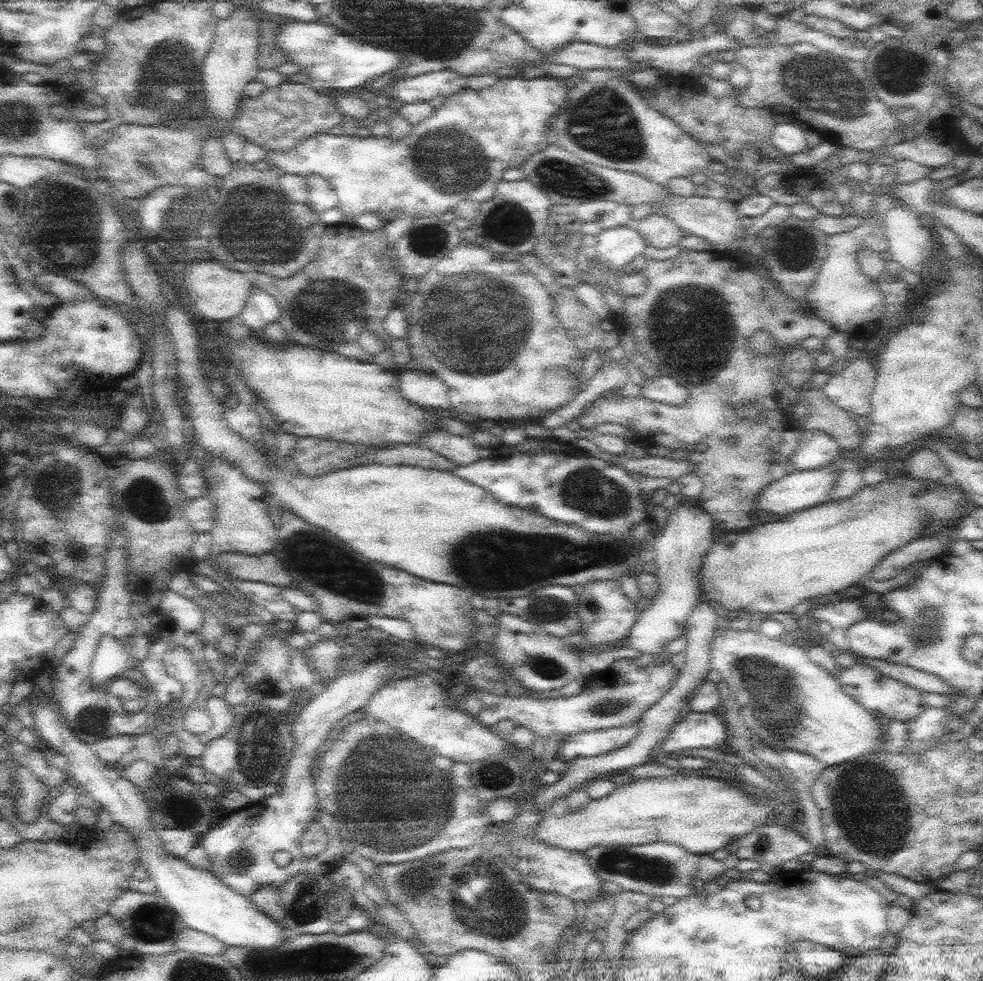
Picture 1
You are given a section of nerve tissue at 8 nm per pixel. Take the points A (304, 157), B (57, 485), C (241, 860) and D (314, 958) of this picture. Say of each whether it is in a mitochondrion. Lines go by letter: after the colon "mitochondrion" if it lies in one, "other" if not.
A: other
B: mitochondrion
C: mitochondrion
D: mitochondrion

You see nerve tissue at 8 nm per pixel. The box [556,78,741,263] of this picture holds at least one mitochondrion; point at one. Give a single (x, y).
(601, 122)

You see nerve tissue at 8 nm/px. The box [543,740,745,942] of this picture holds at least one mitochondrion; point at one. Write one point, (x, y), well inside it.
(629, 864)

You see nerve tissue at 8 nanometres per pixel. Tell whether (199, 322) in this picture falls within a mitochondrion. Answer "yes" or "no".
no

